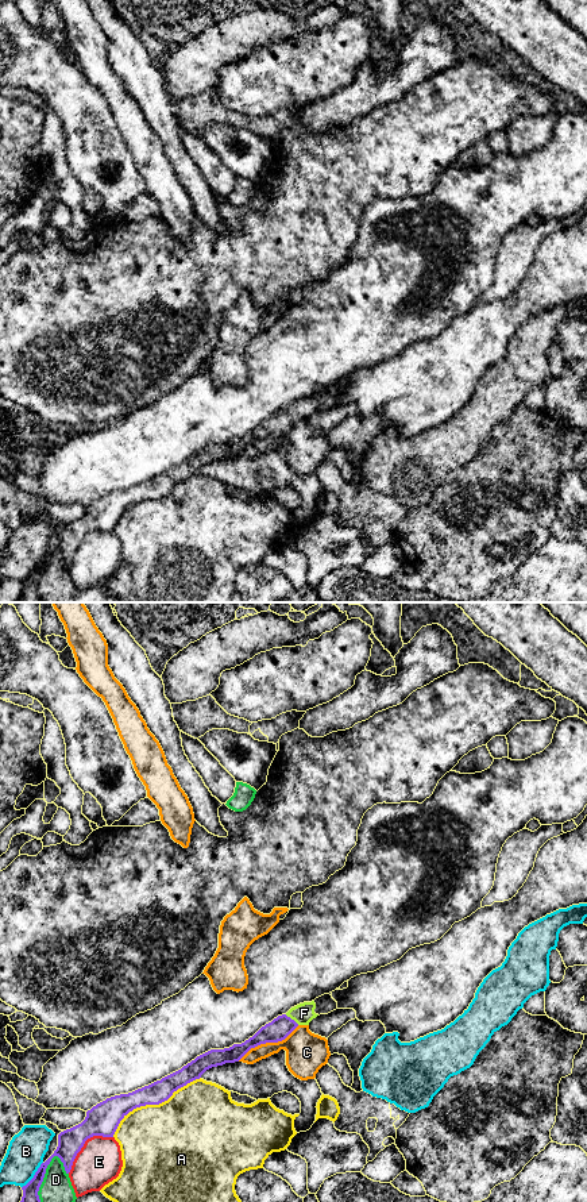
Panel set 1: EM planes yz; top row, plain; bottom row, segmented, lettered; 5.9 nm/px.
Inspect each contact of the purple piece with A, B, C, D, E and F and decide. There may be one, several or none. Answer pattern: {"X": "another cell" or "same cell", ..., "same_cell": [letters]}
{"A": "another cell", "B": "another cell", "C": "another cell", "D": "another cell", "E": "another cell", "F": "same cell", "same_cell": ["F"]}

